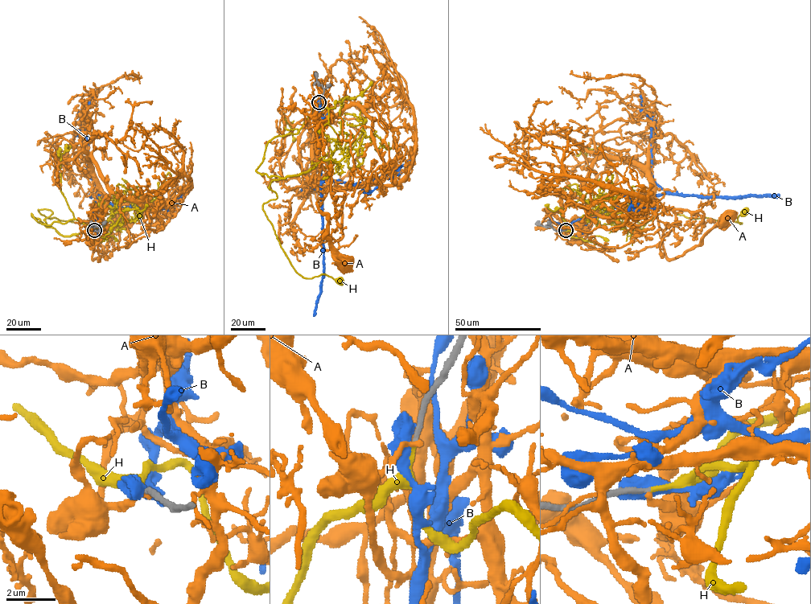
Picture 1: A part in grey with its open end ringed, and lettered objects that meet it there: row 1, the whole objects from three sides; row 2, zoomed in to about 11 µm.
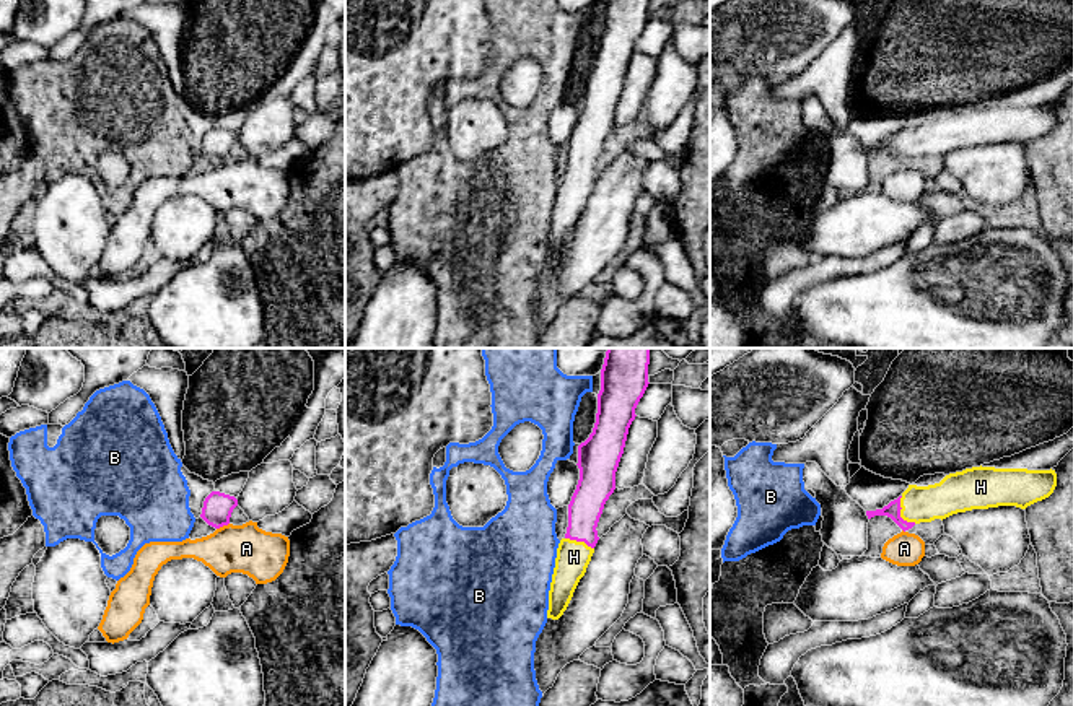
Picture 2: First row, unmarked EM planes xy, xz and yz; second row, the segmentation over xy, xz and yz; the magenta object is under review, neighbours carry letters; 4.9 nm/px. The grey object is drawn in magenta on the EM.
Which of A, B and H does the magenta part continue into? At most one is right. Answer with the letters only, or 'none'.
H

